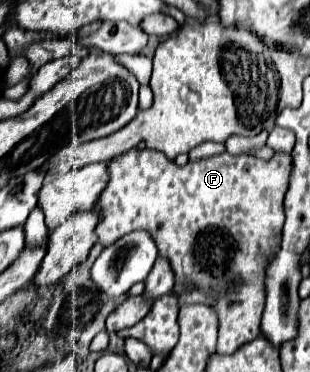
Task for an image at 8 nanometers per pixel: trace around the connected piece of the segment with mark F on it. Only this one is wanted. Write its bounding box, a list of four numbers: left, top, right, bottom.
[95,149,291,355]

